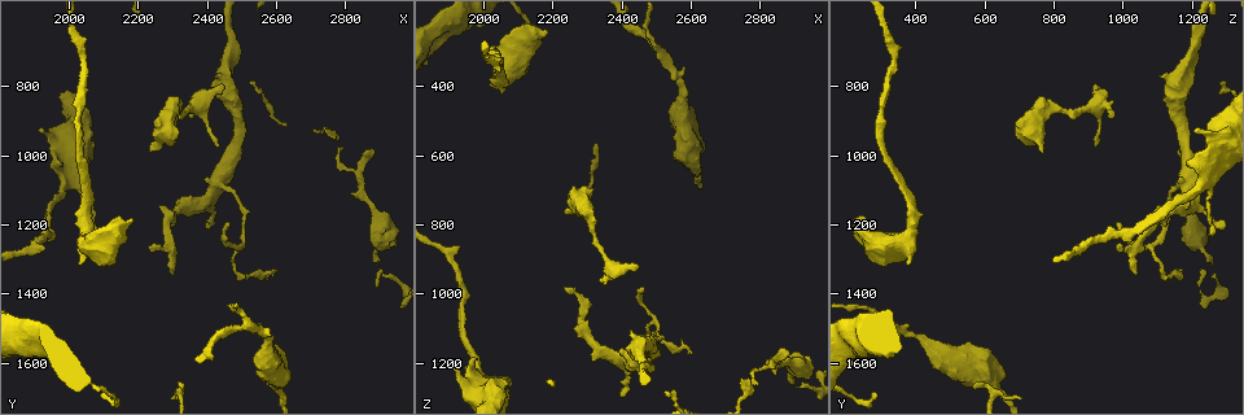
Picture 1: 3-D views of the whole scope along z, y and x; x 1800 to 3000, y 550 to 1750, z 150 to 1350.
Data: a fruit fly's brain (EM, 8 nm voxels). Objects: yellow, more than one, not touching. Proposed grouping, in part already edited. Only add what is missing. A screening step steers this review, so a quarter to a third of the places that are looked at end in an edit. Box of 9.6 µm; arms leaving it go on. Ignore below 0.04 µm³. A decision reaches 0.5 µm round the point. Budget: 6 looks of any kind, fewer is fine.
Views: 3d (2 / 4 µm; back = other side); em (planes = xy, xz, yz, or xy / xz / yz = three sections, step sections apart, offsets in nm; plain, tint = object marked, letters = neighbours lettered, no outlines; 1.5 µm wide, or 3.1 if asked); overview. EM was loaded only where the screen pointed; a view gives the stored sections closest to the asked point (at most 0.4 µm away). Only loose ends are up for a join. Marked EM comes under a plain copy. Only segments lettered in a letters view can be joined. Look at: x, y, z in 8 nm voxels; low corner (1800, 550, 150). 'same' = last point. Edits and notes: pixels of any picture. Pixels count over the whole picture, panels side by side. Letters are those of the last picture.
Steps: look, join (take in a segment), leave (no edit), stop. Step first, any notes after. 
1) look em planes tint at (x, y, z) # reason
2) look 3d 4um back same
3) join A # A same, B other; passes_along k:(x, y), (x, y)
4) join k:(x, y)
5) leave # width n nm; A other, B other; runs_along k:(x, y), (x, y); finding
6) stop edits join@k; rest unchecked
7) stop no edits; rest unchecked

look em yz step 4 tint at (2450, 810, 920) # free end

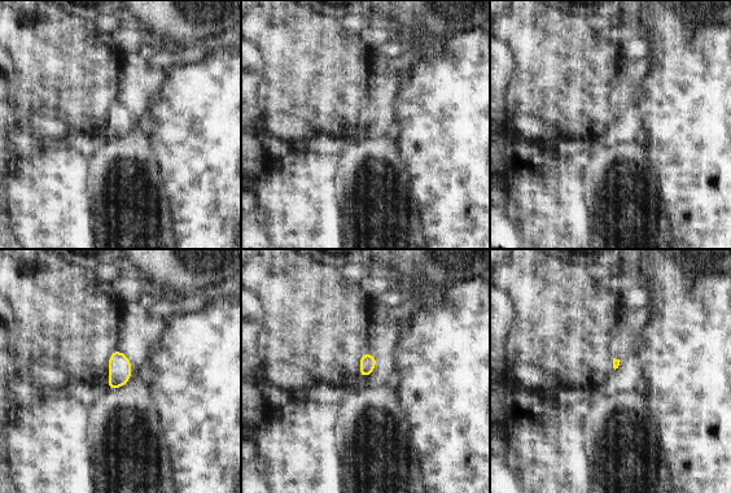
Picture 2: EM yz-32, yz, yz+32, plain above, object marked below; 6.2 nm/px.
look em planes letters same # another direction

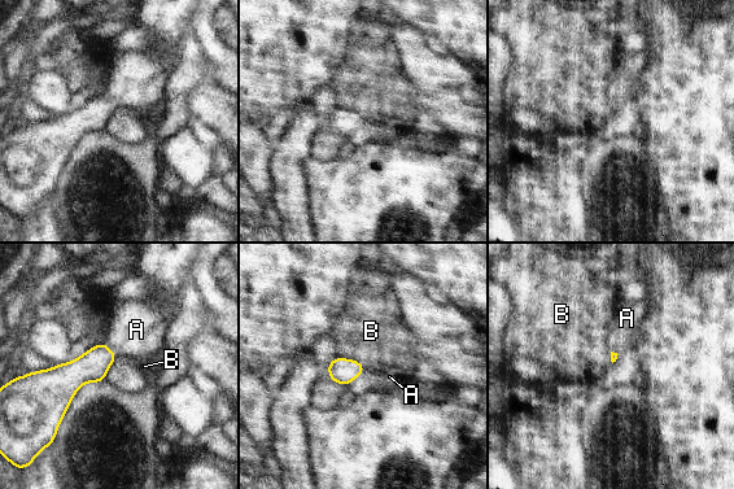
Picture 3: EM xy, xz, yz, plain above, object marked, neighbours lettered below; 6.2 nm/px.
join A # longest_contact B 190 nm; A same, B other; the neuron continues

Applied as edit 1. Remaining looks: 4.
look overview # see it whole again

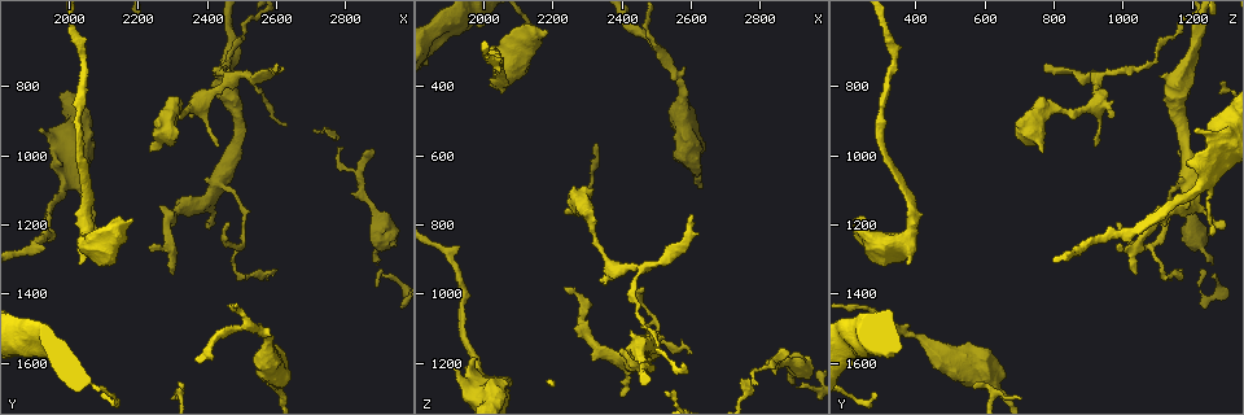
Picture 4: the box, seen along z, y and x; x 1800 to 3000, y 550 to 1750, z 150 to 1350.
look em xy step 4 letters at (2880, 980, 1150) # an open end

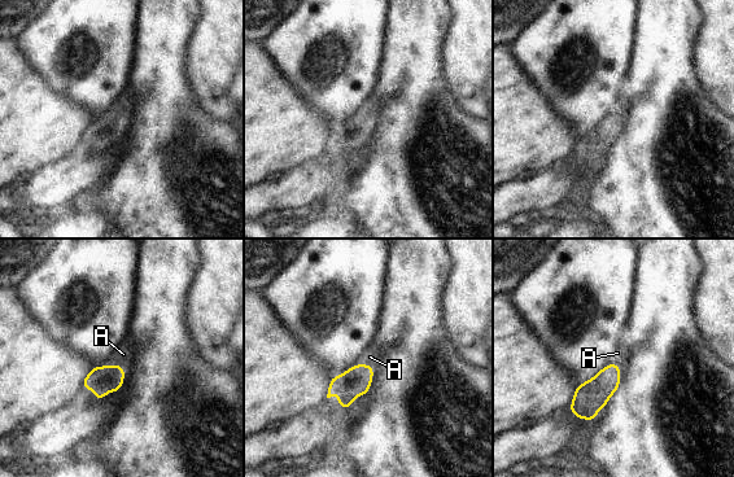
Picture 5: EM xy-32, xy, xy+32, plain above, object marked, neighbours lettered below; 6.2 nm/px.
look em planes letters same

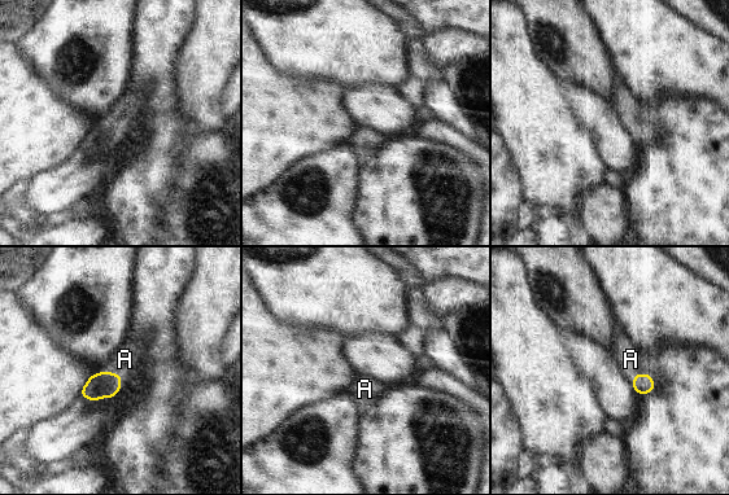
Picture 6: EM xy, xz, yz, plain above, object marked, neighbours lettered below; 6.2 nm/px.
join A # A same; passes_along 6:(100, 385), (110, 372), (125, 359); it goes on there

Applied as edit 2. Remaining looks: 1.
stop edits join@3, join@6; rest unchecked

